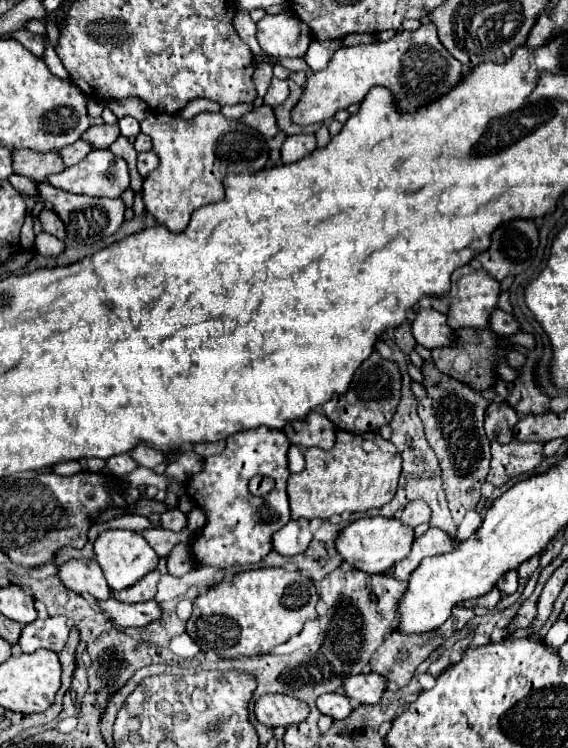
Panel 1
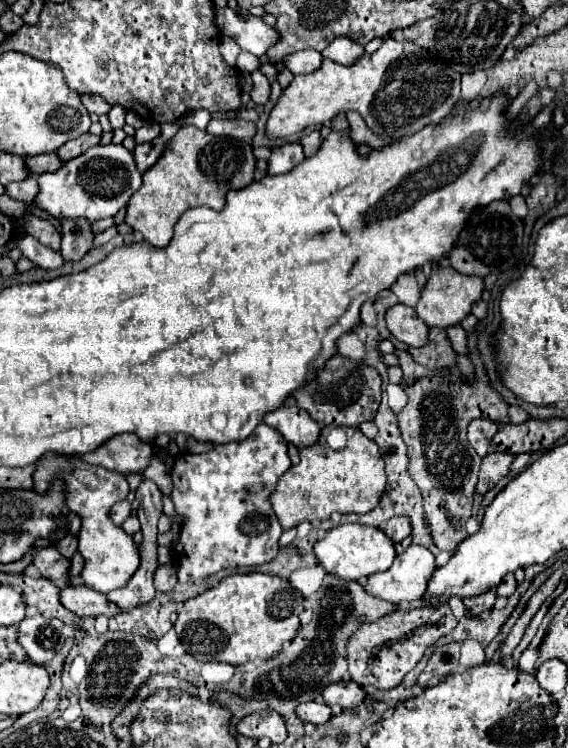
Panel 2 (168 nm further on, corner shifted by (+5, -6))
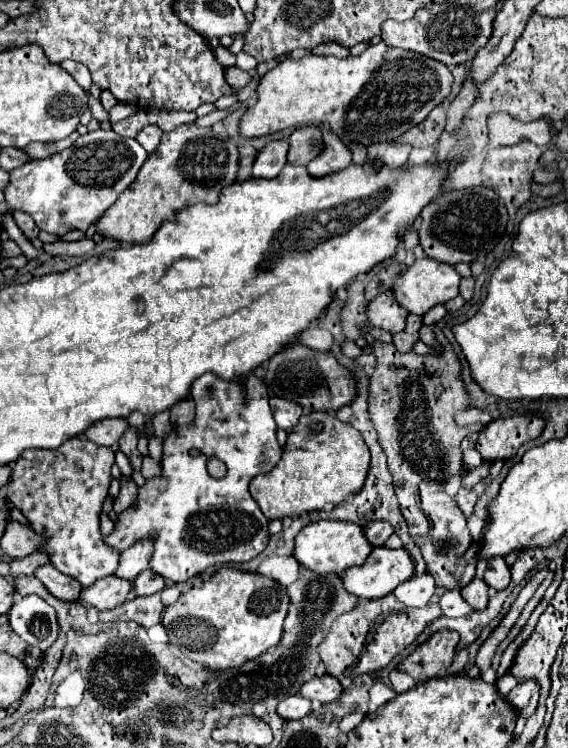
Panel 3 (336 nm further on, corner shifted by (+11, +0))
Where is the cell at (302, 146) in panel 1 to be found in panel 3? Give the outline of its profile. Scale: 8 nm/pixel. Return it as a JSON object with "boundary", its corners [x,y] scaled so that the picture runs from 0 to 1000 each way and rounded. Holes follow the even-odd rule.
{"boundary":[[[477,189],[474,194],[467,194],[445,218],[445,237],[488,237],[488,231],[495,231],[495,226],[505,218],[505,199],[509,191],[502,189]]]}

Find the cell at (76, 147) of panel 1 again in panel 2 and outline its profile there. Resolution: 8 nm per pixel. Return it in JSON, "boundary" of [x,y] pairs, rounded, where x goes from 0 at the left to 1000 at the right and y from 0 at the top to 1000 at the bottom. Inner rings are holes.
{"boundary":[[[100,205],[48,210],[48,223],[55,226],[55,234],[72,234],[72,231],[100,229],[100,223],[107,223],[107,221],[111,221],[111,215],[100,210]]]}

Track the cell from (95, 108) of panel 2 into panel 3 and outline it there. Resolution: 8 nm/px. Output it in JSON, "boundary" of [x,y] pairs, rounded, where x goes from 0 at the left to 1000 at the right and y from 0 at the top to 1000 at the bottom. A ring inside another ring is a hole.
{"boundary":[[[107,82],[107,87],[125,98],[125,103],[146,116],[146,119],[157,119],[160,116],[160,100],[157,100],[157,92],[150,92],[150,87],[136,84],[136,82]]]}

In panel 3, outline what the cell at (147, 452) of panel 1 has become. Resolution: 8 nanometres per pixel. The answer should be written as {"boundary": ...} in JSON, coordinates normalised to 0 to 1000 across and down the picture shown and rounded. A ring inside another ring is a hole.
{"boundary":[[[202,557],[202,560],[174,563],[171,568],[157,568],[157,574],[150,576],[150,584],[171,595],[195,598],[202,590],[210,590],[210,584],[217,582],[220,574],[224,574],[224,560]]]}

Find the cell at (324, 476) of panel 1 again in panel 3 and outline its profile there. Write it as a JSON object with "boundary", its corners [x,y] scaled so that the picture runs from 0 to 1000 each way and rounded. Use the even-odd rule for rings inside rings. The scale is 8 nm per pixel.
{"boundary":[[[540,552],[540,555],[530,555],[530,563],[523,566],[523,571],[516,571],[509,576],[495,616],[474,632],[449,638],[438,648],[438,656],[442,656],[445,667],[456,672],[460,683],[467,686],[470,694],[533,689],[533,686],[562,683],[572,675],[597,675],[607,664],[625,662],[646,640],[650,616],[653,616],[650,600],[639,590],[636,579],[629,579],[629,574],[621,574],[614,566],[597,563],[586,552]]]}

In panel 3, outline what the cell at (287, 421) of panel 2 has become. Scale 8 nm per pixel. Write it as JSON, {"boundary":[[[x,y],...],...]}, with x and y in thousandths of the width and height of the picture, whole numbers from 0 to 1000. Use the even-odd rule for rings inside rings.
{"boundary":[[[477,531],[474,539],[481,547],[481,560],[484,560],[488,571],[512,576],[512,571],[523,568],[523,563],[533,552],[530,541],[523,541],[519,536],[509,536],[509,533],[495,533],[495,531]]]}

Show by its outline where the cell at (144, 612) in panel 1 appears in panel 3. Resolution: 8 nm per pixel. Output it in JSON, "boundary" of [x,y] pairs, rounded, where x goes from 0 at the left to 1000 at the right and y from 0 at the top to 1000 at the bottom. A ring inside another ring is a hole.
{"boundary":[[[72,755],[62,761],[58,766],[90,795],[97,795],[107,803],[136,803],[143,782],[121,771],[114,771],[111,766],[104,766],[93,755]]]}

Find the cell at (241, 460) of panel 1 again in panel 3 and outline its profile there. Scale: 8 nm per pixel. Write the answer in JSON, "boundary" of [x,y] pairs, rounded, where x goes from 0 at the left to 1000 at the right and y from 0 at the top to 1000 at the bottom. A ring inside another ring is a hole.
{"boundary":[[[361,499],[336,515],[336,531],[347,541],[347,552],[336,568],[308,571],[287,587],[283,611],[283,638],[266,638],[241,654],[241,667],[231,678],[206,686],[202,707],[195,715],[181,718],[185,729],[206,734],[210,739],[234,731],[252,718],[269,721],[269,742],[262,747],[262,761],[283,771],[319,779],[364,758],[382,753],[428,753],[452,745],[474,723],[474,694],[460,686],[452,670],[438,659],[438,643],[460,632],[474,632],[495,614],[495,595],[488,592],[481,552],[474,544],[474,525],[467,512],[438,499],[431,509],[389,509],[379,499]],[[364,611],[382,611],[400,622],[400,635],[393,640],[375,640],[364,632]]]}

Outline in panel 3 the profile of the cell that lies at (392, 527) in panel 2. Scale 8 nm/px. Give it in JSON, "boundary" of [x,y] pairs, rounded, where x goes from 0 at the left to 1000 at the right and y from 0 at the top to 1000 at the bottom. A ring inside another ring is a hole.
{"boundary":[[[657,697],[643,705],[643,718],[657,731],[671,731],[692,715],[692,705],[681,697]]]}

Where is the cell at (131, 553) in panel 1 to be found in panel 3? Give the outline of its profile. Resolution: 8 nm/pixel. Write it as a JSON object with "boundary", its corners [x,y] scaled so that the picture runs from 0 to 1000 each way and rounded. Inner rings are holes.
{"boundary":[[[129,584],[107,600],[48,600],[30,614],[9,664],[51,697],[55,707],[79,723],[65,737],[86,745],[86,753],[143,779],[164,782],[171,774],[199,769],[210,755],[210,739],[181,726],[174,689],[195,646],[202,606],[195,598],[164,595],[150,584]]]}

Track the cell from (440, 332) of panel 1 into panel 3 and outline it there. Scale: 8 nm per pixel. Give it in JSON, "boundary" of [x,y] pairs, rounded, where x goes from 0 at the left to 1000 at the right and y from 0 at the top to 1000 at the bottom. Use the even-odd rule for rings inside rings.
{"boundary":[[[671,392],[664,394],[657,402],[646,405],[646,426],[657,437],[678,440],[685,445],[702,445],[713,440],[713,426],[717,426],[717,416],[706,413],[706,408],[699,408],[699,402],[692,400],[688,392]]]}

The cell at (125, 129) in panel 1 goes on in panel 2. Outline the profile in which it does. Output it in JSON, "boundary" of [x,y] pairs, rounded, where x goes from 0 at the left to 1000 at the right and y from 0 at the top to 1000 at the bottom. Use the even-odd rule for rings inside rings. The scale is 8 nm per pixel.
{"boundary":[[[202,140],[195,148],[192,148],[192,162],[195,162],[195,170],[199,172],[217,172],[217,167],[220,167],[220,146],[217,143],[210,143],[210,140]]]}

